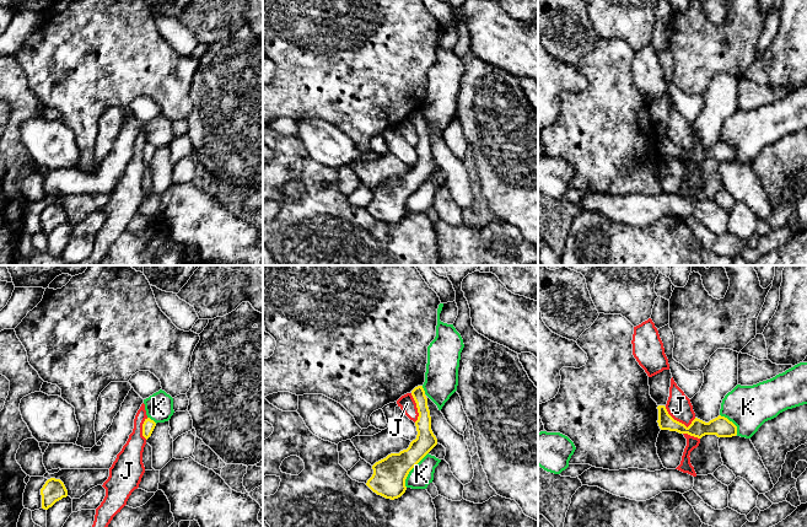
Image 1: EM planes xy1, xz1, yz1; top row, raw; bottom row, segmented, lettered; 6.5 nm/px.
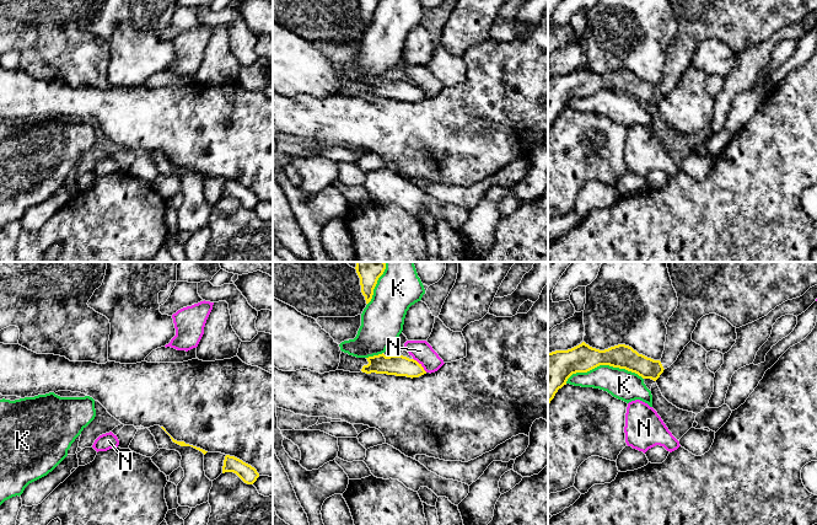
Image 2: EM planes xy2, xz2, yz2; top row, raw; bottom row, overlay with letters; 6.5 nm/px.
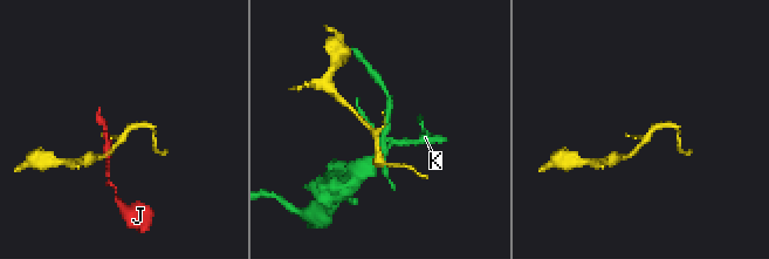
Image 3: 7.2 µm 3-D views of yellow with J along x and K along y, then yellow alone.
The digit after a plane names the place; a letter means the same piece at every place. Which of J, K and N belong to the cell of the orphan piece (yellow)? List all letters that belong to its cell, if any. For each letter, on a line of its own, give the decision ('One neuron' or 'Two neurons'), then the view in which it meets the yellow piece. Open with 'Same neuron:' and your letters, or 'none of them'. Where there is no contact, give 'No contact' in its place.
Same neuron: none of them
J: Two neurons. Touches yellow in yz1
K: Two neurons. Touches yellow in yz2
N: Two neurons. Touches yellow in xz2

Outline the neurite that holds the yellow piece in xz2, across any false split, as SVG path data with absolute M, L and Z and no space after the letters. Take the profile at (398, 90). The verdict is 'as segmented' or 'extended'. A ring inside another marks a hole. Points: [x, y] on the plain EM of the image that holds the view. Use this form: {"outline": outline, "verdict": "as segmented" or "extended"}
{"outline": "M383 77L373 81L366 82L369 89L364 90L361 96L366 98L387 98L396 101L407 101L407 102L419 102L426 96L414 84L409 84L403 80L389 80L386 81Z", "verdict": "as segmented"}

